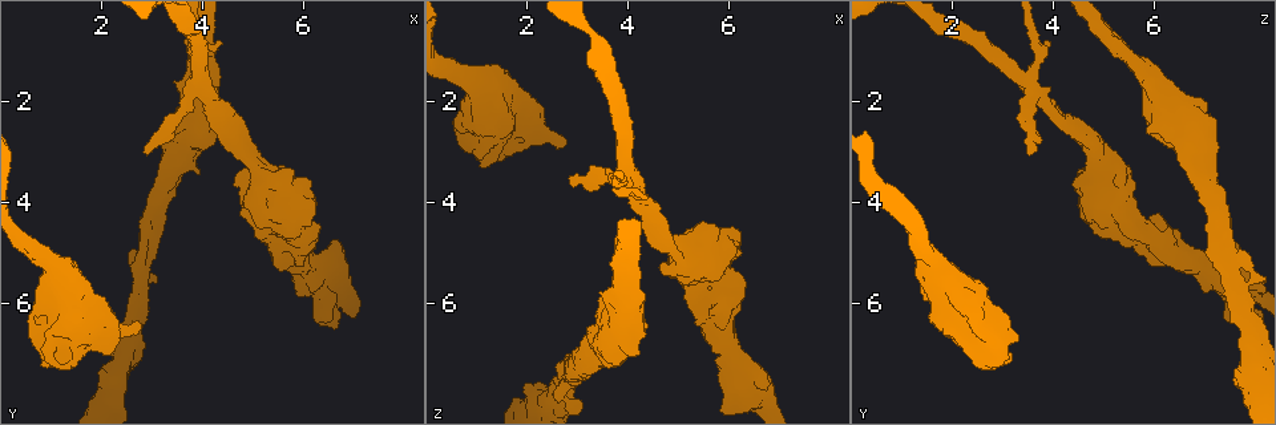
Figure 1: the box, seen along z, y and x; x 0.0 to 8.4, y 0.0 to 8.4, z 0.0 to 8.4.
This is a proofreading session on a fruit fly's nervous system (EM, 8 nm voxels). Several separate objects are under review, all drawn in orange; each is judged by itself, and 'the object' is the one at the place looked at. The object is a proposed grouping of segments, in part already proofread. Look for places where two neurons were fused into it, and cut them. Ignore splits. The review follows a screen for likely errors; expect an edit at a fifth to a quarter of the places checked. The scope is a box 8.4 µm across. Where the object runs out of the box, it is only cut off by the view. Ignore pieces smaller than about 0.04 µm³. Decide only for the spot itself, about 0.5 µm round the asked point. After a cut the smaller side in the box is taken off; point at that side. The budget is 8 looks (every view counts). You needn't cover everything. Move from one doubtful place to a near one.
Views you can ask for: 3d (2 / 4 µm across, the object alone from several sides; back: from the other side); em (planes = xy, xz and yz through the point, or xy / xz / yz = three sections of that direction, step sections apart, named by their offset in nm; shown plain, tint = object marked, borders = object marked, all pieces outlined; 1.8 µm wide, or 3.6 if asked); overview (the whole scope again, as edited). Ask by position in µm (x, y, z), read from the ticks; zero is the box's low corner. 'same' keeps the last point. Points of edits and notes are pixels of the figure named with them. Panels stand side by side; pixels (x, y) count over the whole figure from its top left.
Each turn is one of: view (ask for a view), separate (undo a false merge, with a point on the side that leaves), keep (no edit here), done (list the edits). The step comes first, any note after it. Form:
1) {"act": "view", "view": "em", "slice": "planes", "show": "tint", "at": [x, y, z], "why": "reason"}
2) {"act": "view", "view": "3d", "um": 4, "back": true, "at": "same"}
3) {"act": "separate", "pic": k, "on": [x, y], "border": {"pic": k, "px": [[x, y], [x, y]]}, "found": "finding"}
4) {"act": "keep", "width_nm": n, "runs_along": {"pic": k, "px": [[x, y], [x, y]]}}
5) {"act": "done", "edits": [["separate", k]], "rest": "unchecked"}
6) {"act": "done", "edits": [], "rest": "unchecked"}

{"act": "view", "view": "em", "slice": "xy", "step": 16, "show": "tint", "at": [5.65, 3.75, 5.00]}

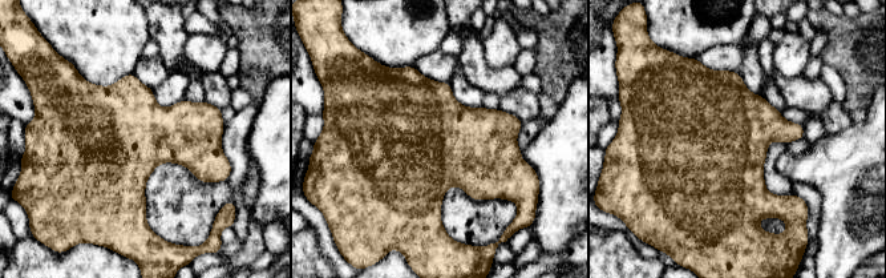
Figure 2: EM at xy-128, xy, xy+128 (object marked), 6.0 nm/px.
{"act": "view", "view": "em", "slice": "planes", "show": "tint", "at": "same"}

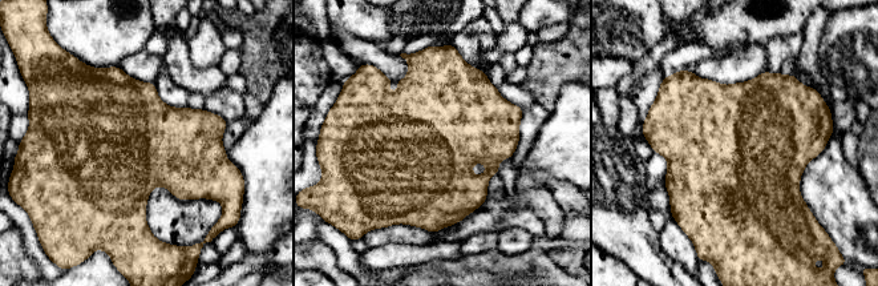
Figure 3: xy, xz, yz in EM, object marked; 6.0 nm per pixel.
{"act": "keep", "width_nm": 700, "found": "one neuron here"}

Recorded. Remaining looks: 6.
{"act": "view", "view": "3d", "um": 4, "at": [6.30, 5.60, 7.60], "why": "sudden change in width"}

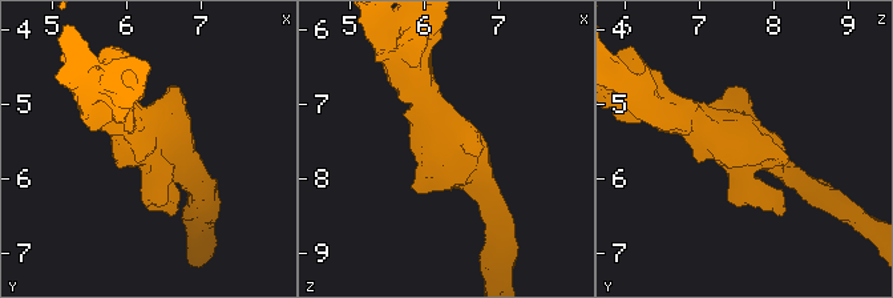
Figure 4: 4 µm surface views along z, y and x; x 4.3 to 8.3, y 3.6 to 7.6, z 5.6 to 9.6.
{"act": "view", "view": "em", "um": 3.6, "slice": "yz", "step": 16, "show": "tint", "at": [6.25, 5.55, 7.65], "why": "need the tissue"}

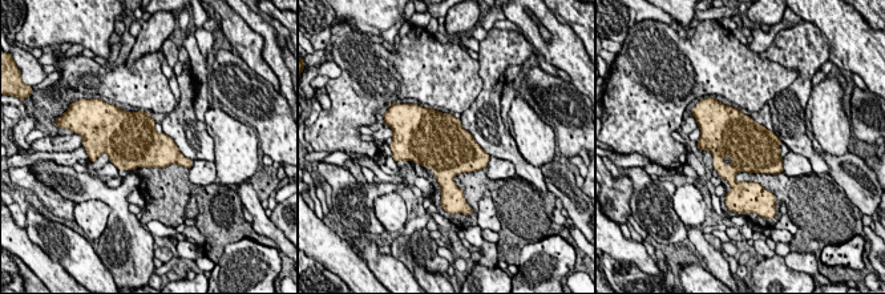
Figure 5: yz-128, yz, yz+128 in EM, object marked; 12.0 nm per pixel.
{"act": "view", "view": "em", "um": 3.6, "slice": "planes", "show": "borders", "at": "same", "why": "cut it another way"}

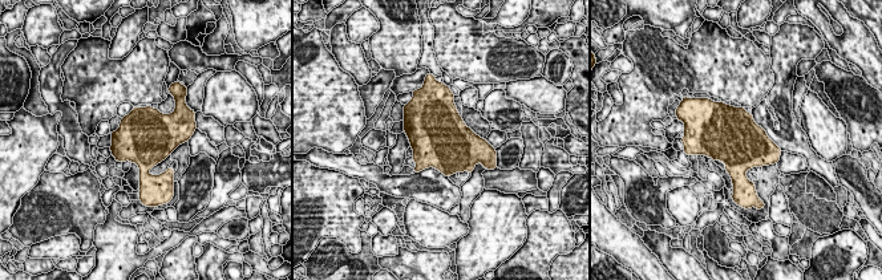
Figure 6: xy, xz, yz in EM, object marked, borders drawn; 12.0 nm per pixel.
{"act": "keep", "width_nm": 700, "found": "one neuron here"}

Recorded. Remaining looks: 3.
{"act": "view", "view": "em", "um": 3.6, "slice": "planes", "show": "plain", "at": [1.60, 6.45, 2.30], "why": "abrupt turn"}

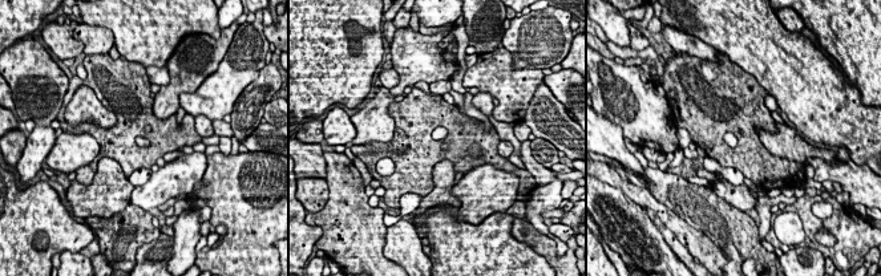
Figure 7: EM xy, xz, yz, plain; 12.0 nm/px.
{"act": "view", "view": "em", "um": 3.6, "slice": "planes", "show": "borders", "at": "same", "why": "what lies round it"}

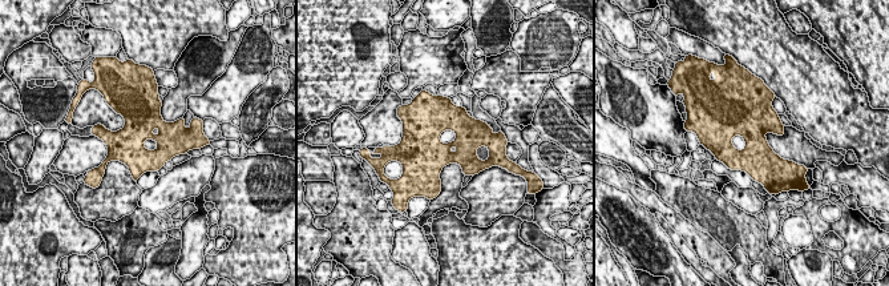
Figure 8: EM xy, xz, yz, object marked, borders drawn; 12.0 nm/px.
{"act": "keep", "width_nm": 280, "found": "continuous, no second neuron"}

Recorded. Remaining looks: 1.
{"act": "done", "edits": [], "rest": "unchecked"}

